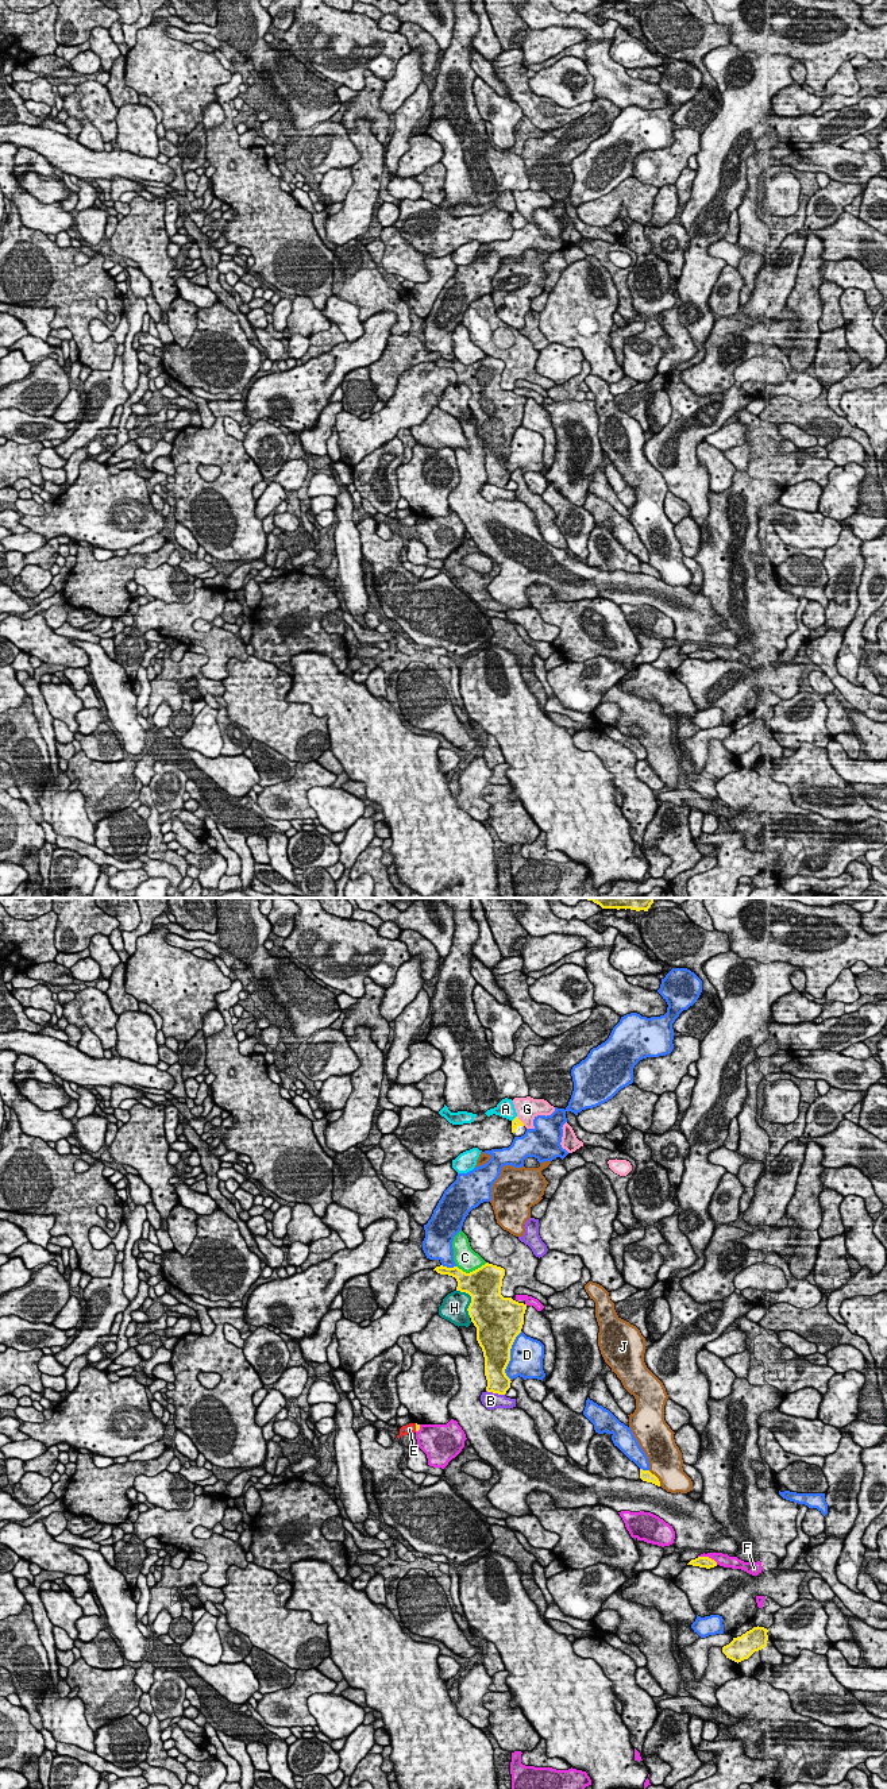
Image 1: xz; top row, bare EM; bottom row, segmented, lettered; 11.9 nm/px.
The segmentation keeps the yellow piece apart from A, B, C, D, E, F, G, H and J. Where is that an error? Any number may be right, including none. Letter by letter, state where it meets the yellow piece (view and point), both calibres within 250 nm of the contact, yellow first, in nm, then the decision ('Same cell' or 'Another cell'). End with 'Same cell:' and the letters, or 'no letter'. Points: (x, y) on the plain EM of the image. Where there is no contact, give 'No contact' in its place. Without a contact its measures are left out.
A: Touches yellow at xz (515, 211). Thickness 100 nm (yellow) against 220 nm. Another cell
B: Touches yellow at xz (496, 485). Thickness 260 nm (yellow) against 200 nm. Another cell
C: Touches yellow at xz (473, 363). Thickness 420 nm (yellow) against 280 nm. Another cell
D: Touches yellow at xz (509, 450). Thickness 380 nm (yellow) against 400 nm. Another cell
E: Touches yellow at xz (416, 520). Thickness 60 nm (yellow) against 130 nm. Another cell
F: Touches yellow at xz (708, 650). Thickness 130 nm (yellow) against 160 nm. Another cell
G: Touches yellow at xz (520, 214). Thickness 100 nm (yellow) against 280 nm. Another cell
H: Touches yellow at xz (471, 393). Thickness 480 nm (yellow) against 320 nm. Another cell
J: Touches yellow at xz (656, 570). Thickness 130 nm (yellow) against 400 nm. Another cell
Same cell: no letter

